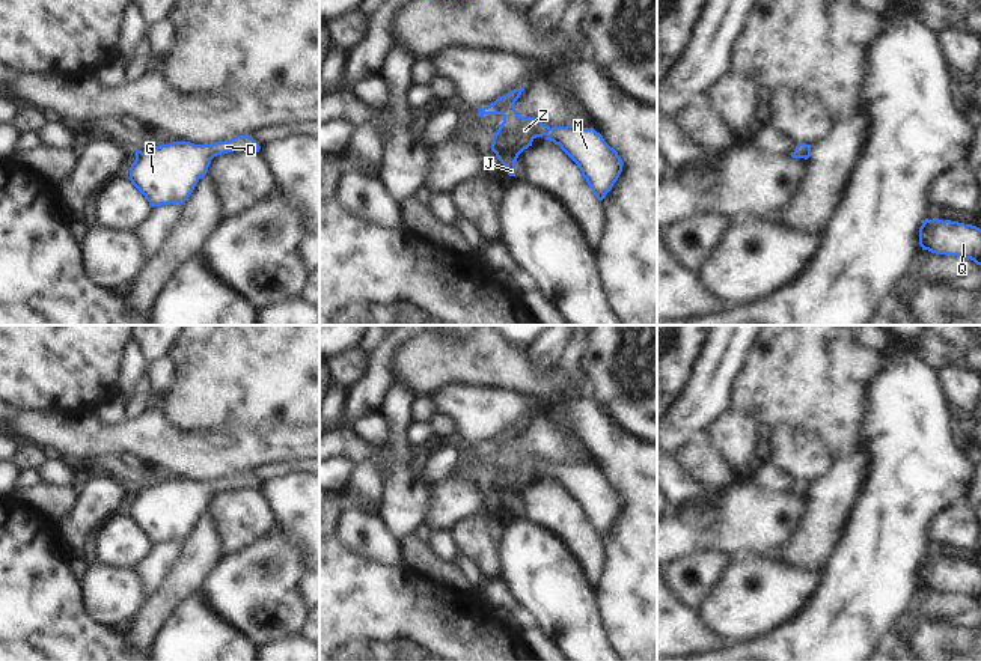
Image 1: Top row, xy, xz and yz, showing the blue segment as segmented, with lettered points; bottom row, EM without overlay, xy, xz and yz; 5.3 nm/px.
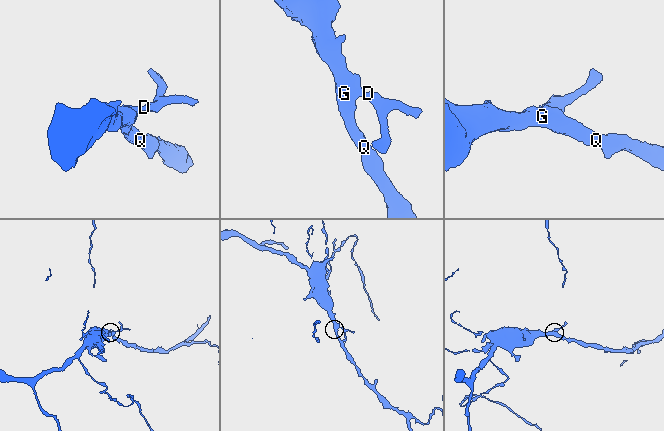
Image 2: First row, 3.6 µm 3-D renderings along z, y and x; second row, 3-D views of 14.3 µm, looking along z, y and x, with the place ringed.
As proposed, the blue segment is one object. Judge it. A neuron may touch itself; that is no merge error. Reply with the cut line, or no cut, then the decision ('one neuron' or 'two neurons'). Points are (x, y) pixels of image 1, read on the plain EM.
cut none; one neuron

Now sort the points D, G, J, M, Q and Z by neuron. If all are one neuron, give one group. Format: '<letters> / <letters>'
D G J M Q Z

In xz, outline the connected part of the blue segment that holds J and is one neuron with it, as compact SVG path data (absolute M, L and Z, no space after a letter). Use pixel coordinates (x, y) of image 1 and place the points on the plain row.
M526 423L514 426L490 443L479 446L479 453L502 452L503 459L494 470L491 488L506 504L509 513L515 513L515 498L518 492L532 483L536 474L559 482L561 486L579 503L594 533L603 538L612 527L622 509L622 497L610 485L603 473L594 465L577 462L553 464L542 461L535 455L523 455L517 450L514 441Z

